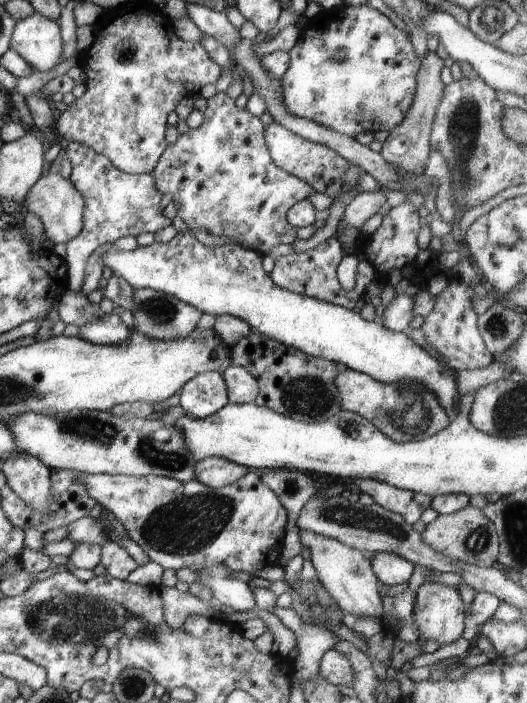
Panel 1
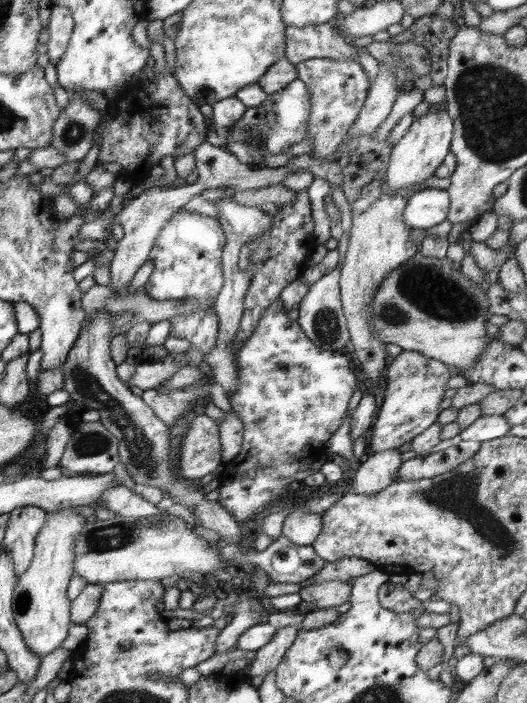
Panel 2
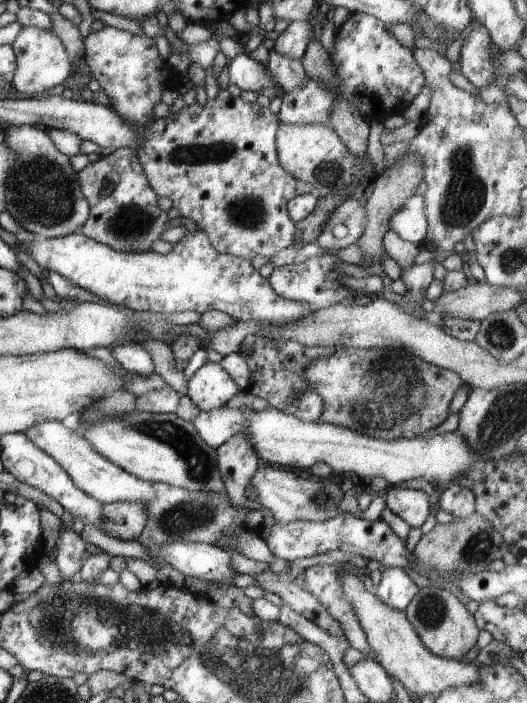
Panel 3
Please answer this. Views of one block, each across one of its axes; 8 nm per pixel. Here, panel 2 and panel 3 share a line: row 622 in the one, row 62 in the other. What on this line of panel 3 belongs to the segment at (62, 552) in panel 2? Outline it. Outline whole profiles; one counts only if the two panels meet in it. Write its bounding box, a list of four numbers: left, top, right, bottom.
[11,27,71,98]

